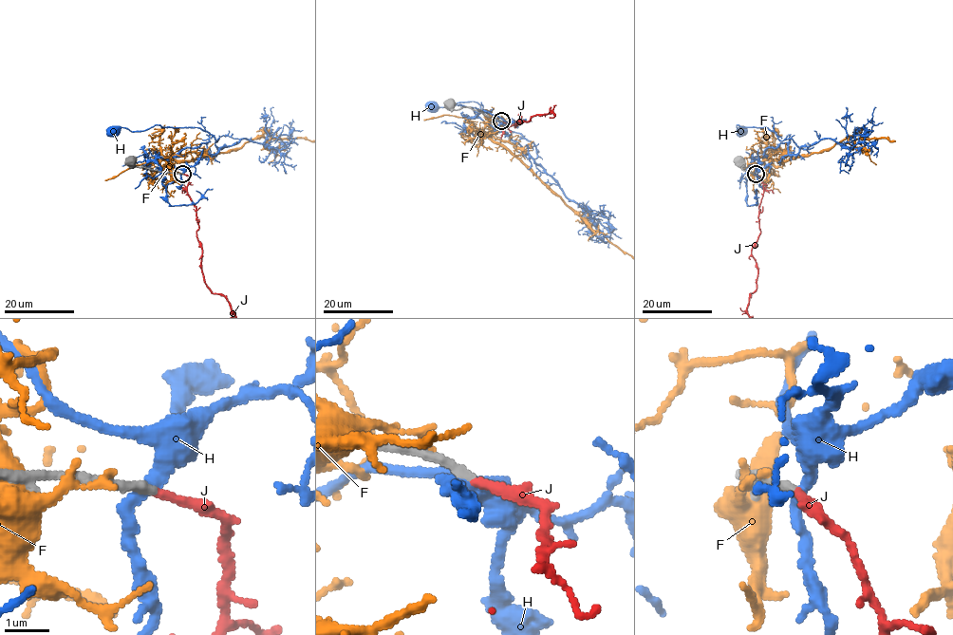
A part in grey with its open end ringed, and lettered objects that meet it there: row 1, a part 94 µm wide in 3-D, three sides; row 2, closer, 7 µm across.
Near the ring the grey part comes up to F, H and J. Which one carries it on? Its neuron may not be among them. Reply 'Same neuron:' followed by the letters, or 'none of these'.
Same neuron: J

